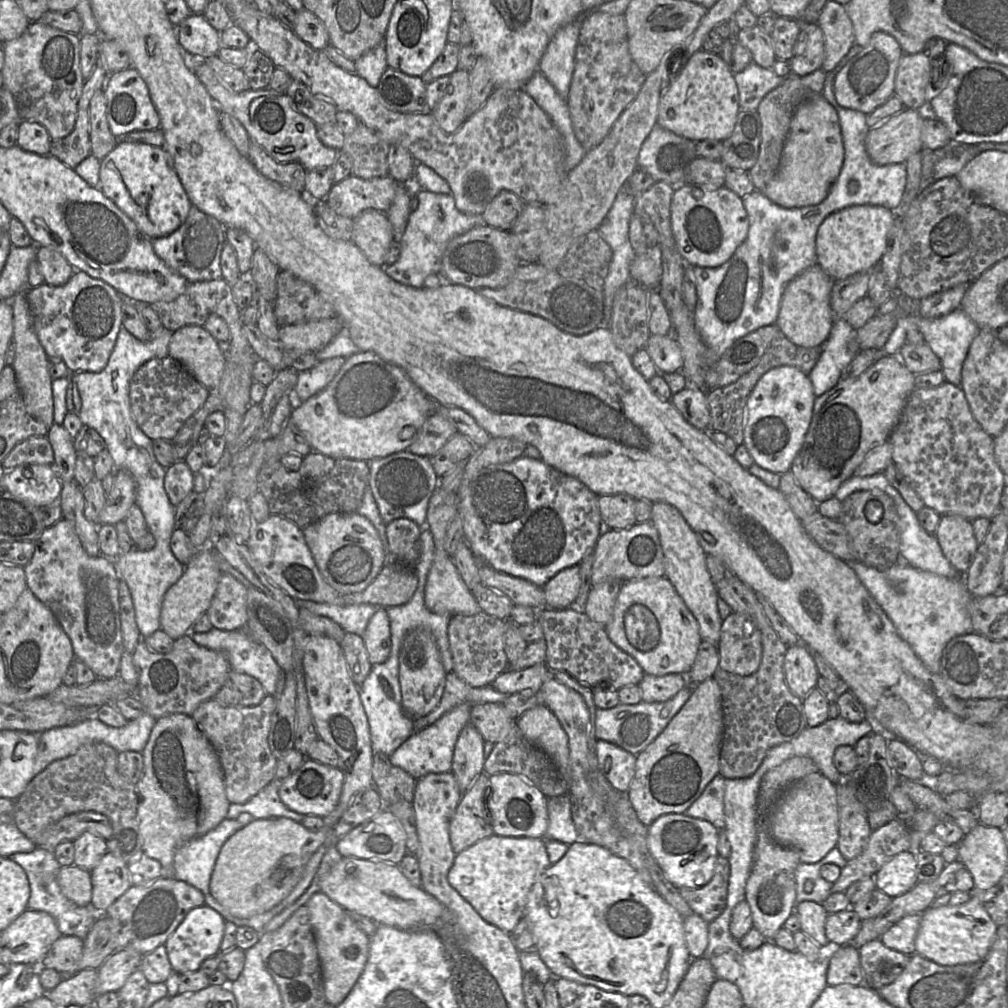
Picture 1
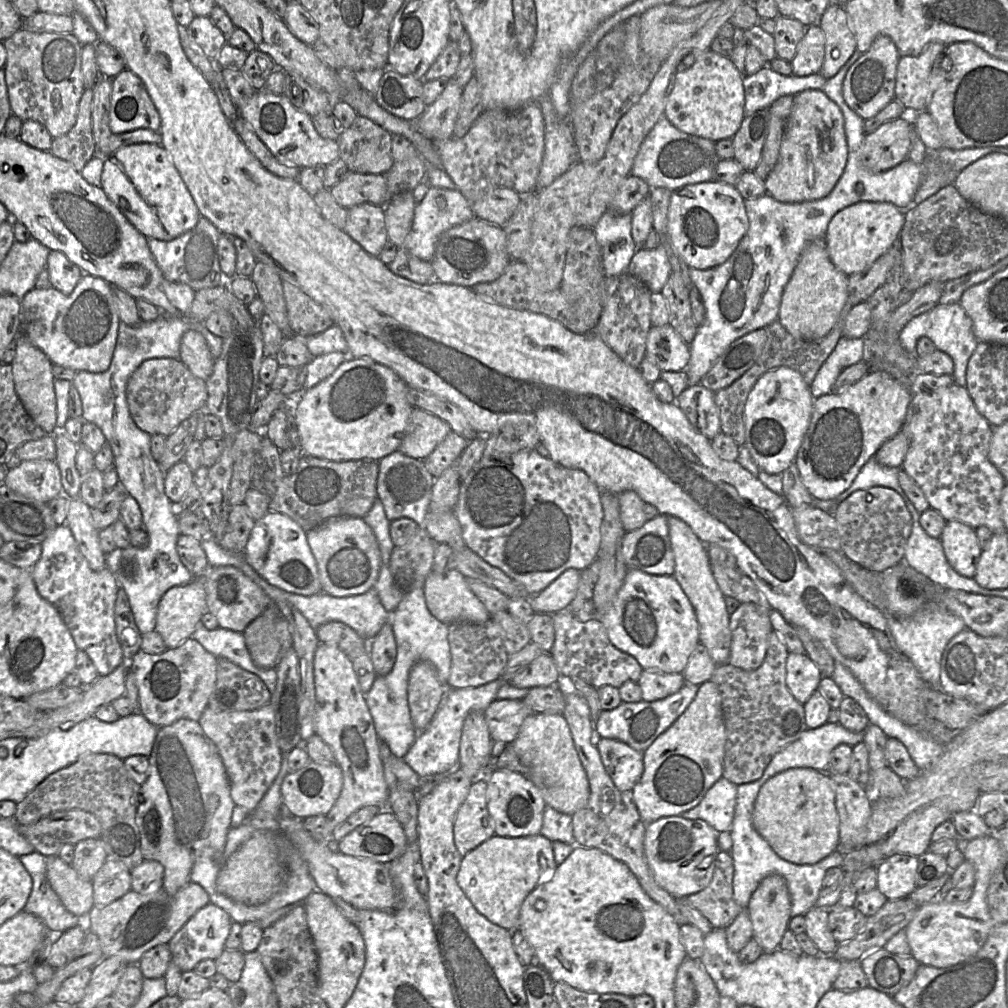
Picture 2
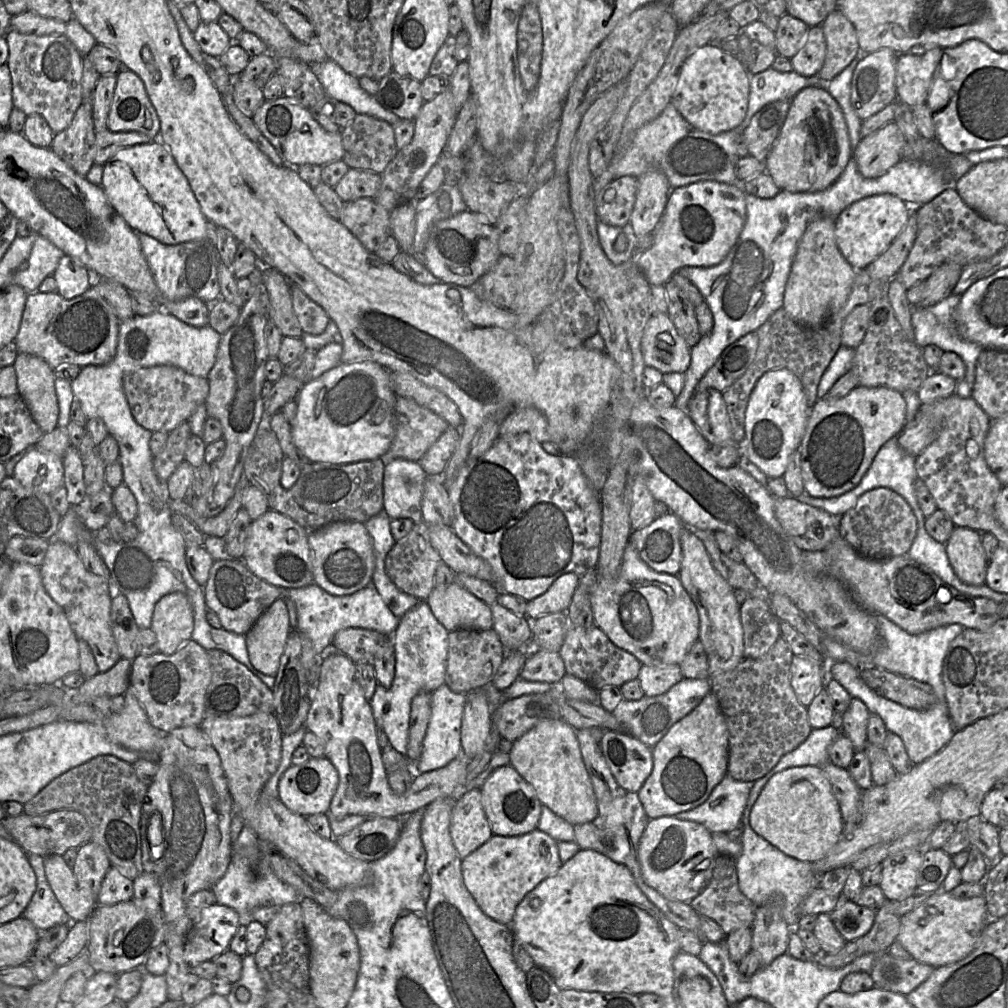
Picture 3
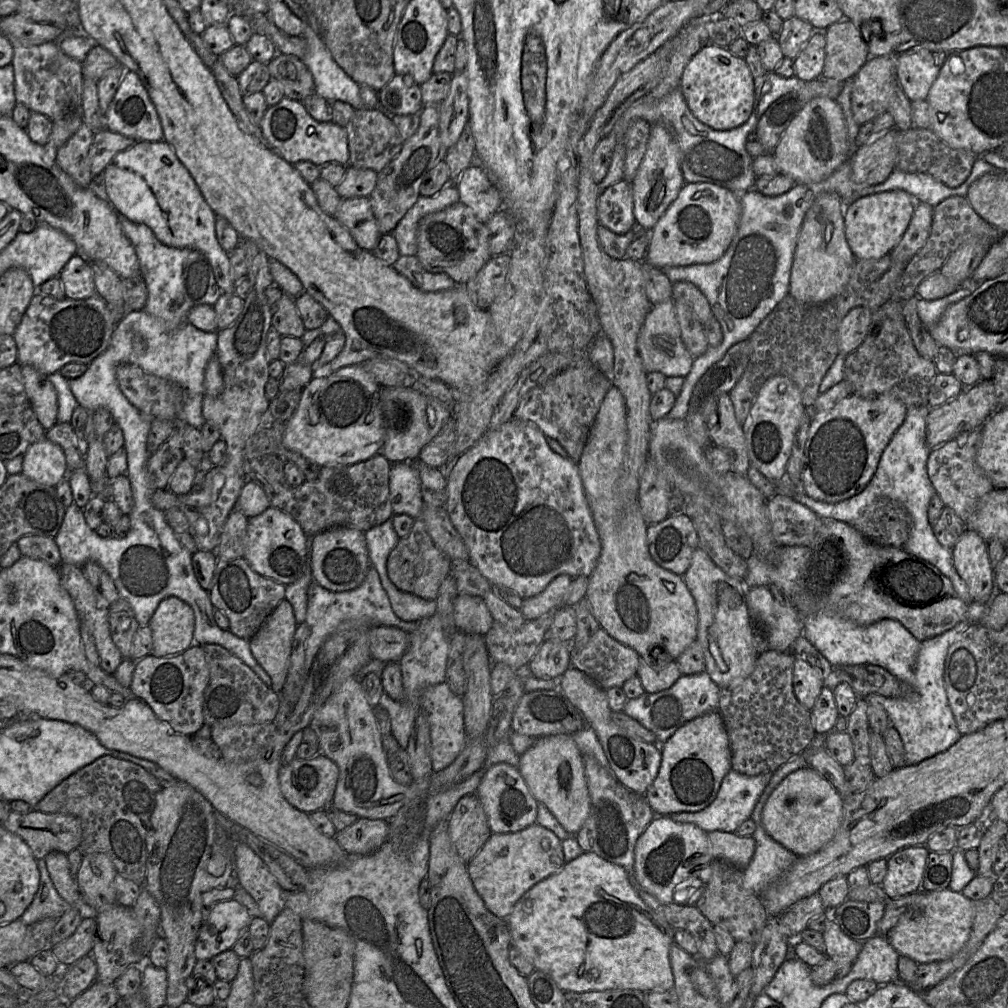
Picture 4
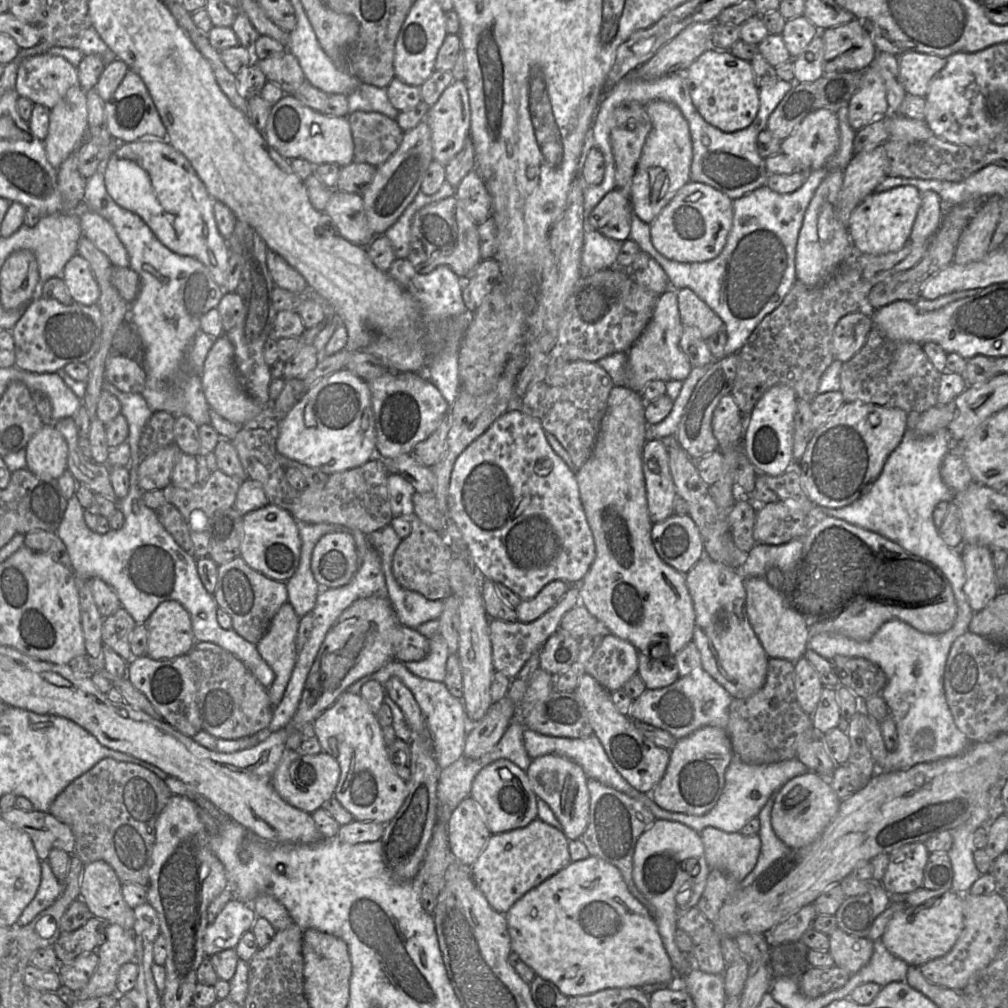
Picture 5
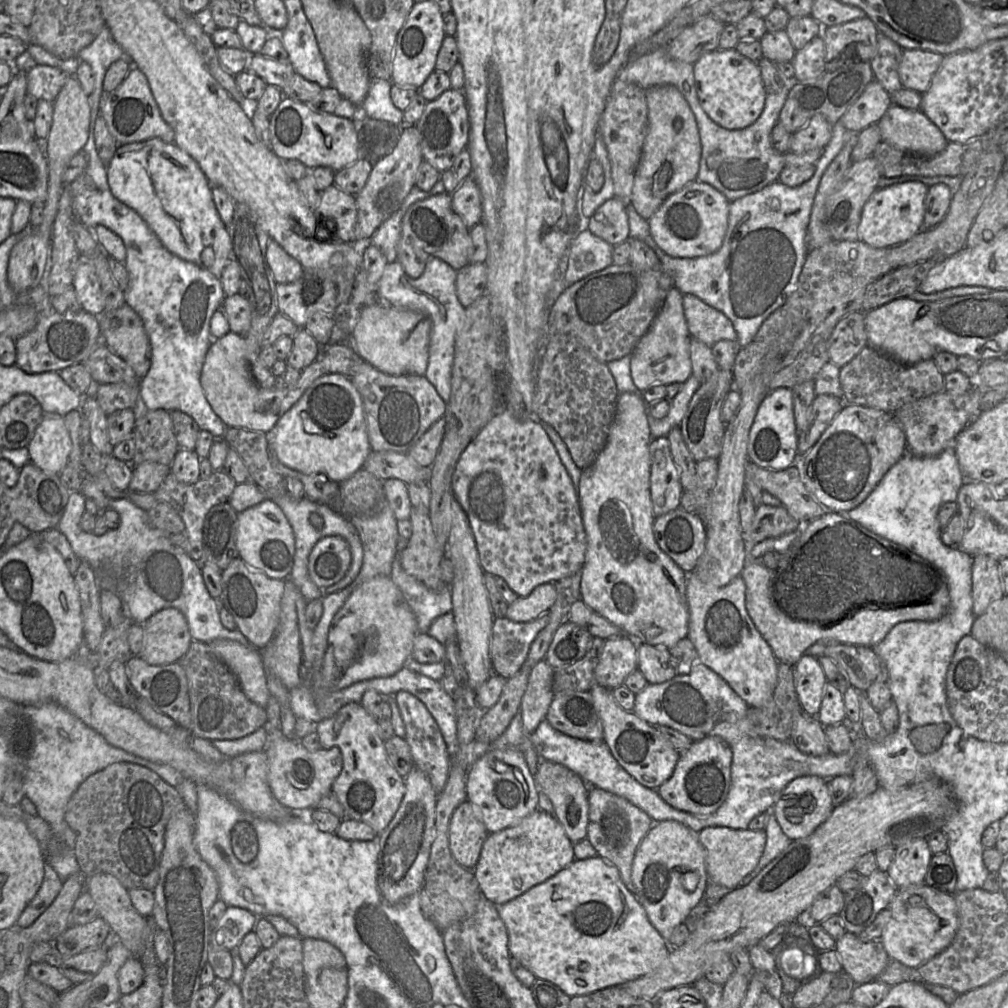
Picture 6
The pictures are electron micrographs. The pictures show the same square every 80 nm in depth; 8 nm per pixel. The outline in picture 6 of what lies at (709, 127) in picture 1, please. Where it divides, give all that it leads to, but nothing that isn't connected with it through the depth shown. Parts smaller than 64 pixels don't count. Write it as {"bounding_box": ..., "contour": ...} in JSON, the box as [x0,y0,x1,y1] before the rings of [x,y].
{"bounding_box":[693,48,767,130],"contour":[[[732,48],[710,51],[702,55],[693,66],[700,106],[713,122],[728,130],[742,130],[758,119],[767,95],[758,62]]]}

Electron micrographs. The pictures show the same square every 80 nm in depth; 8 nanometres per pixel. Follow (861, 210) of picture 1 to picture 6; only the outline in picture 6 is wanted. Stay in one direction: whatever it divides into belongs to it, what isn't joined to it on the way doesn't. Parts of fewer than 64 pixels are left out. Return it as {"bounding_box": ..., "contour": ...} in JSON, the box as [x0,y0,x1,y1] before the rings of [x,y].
{"bounding_box":[858,181,928,248],"contour":[[[907,181],[877,189],[862,209],[858,239],[875,248],[893,247],[911,239],[922,228],[928,189],[919,181]]]}

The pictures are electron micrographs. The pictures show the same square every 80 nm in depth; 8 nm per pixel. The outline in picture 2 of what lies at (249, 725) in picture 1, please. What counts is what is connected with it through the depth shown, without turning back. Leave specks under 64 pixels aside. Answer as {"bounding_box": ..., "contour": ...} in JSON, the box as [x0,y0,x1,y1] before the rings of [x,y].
{"bounding_box":[198,703,283,811],"contour":[[[270,703],[256,710],[221,712],[206,707],[198,720],[223,761],[235,805],[255,811],[277,777],[283,753],[277,744],[275,716]]]}

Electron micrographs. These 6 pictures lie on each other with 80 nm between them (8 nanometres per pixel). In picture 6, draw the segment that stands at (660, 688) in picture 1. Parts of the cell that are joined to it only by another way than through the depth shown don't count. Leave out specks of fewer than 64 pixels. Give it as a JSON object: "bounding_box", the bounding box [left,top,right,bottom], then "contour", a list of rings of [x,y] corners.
{"bounding_box":[637,643,677,684],"contour":[[[637,643],[637,648],[637,669],[648,684],[663,683],[677,675],[677,670],[671,666],[671,655],[666,646]]]}

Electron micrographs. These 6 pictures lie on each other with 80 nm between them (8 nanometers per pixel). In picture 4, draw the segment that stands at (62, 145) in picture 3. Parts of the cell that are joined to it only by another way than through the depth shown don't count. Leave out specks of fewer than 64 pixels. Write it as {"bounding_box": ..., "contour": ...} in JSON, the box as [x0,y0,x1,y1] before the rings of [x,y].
{"bounding_box":[53,123,94,188],"contour":[[[83,123],[63,146],[53,151],[59,167],[82,188],[89,188],[93,180],[89,164],[89,150],[94,134]]]}

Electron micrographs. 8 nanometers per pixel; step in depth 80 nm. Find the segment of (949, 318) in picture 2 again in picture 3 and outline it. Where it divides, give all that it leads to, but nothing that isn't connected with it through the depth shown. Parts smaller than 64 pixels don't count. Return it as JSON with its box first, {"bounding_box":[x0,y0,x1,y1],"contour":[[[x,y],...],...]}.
{"bounding_box":[912,294,984,393],"contour":[[[950,294],[945,299],[935,305],[929,307],[913,307],[912,326],[914,330],[914,342],[921,348],[926,345],[933,344],[941,348],[944,352],[953,352],[959,355],[966,366],[964,379],[959,382],[959,392],[970,393],[970,389],[974,383],[976,362],[984,349],[981,345],[966,341],[956,334],[953,323],[953,312],[959,304],[961,295]]]}

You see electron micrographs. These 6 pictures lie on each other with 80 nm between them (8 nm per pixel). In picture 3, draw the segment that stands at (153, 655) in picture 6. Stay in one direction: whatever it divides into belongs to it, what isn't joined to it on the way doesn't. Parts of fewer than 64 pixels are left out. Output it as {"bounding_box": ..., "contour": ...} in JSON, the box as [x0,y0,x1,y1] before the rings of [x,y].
{"bounding_box":[150,592,194,653],"contour":[[[182,592],[161,597],[155,605],[150,627],[157,637],[160,653],[175,653],[191,639],[194,629],[192,605]]]}

